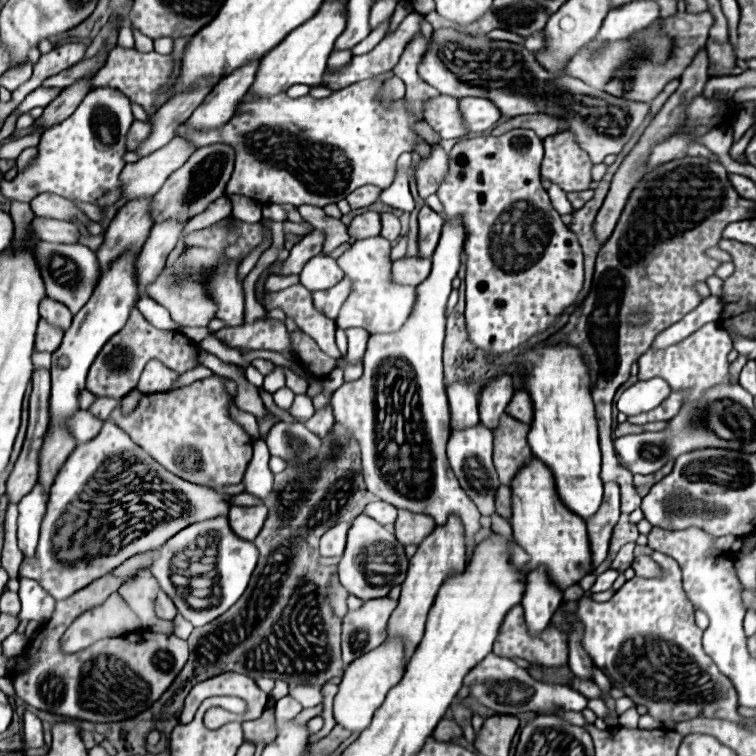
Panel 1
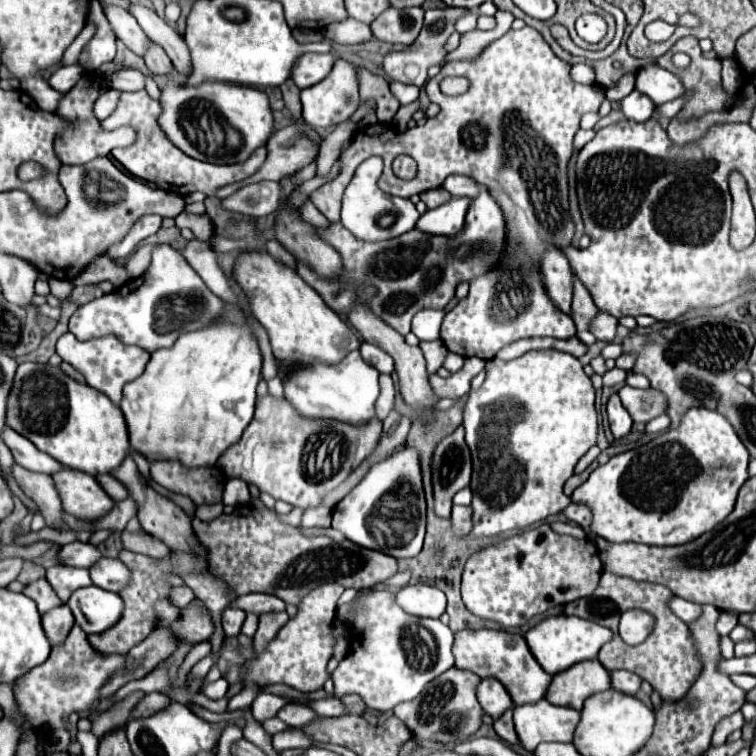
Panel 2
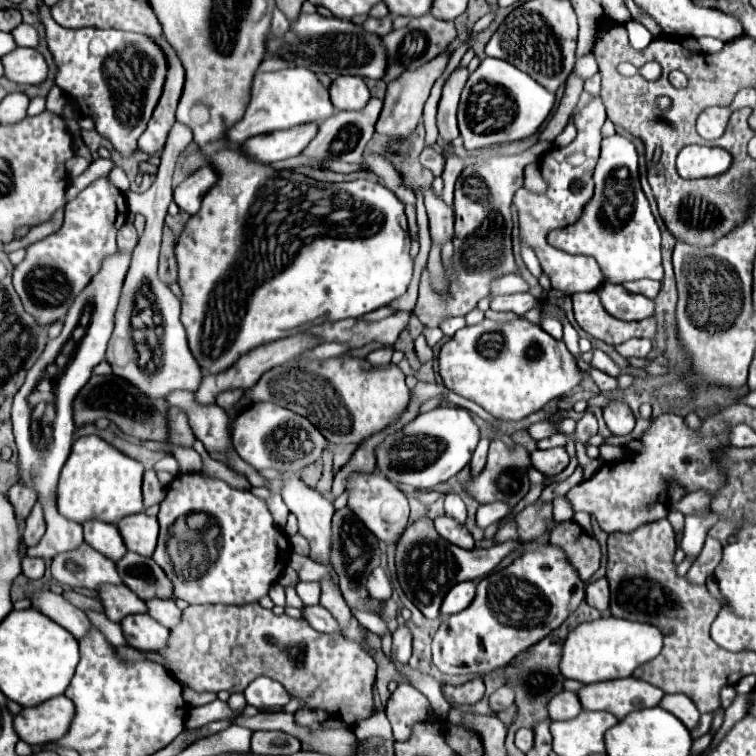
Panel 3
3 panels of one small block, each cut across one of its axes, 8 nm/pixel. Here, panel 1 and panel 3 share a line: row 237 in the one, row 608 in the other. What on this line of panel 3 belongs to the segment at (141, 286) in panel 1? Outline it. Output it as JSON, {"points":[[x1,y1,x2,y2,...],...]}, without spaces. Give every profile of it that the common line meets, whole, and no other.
{"points":[[154,598,146,604,148,604,148,614,168,630,172,630,174,626,178,626,178,622,182,622,182,610,176,606,174,600]]}

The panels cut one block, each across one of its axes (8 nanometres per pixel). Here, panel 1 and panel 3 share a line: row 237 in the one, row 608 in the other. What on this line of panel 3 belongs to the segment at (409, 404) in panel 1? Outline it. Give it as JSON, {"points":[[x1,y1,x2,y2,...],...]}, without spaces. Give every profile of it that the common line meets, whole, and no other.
{"points":[[460,582,456,584,444,598,440,614,450,616,454,612,462,612,462,608,468,608,476,596,476,584,474,582]]}

